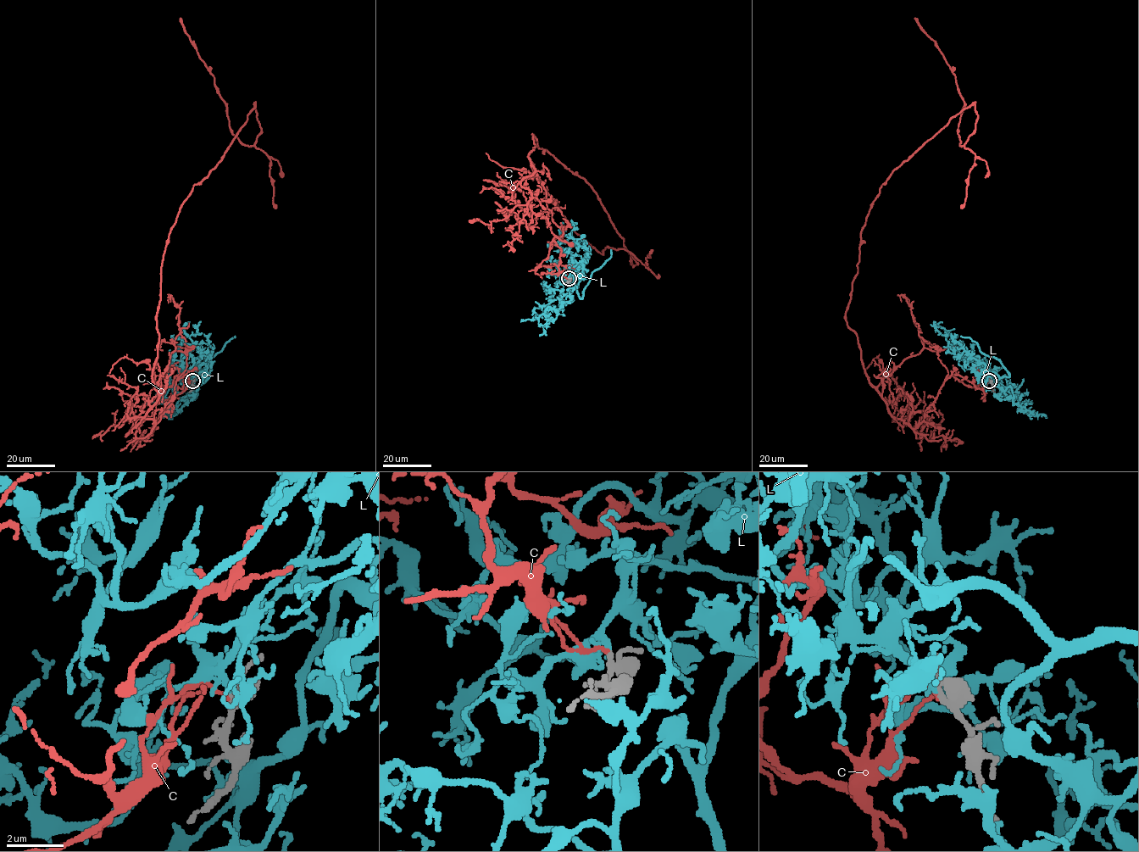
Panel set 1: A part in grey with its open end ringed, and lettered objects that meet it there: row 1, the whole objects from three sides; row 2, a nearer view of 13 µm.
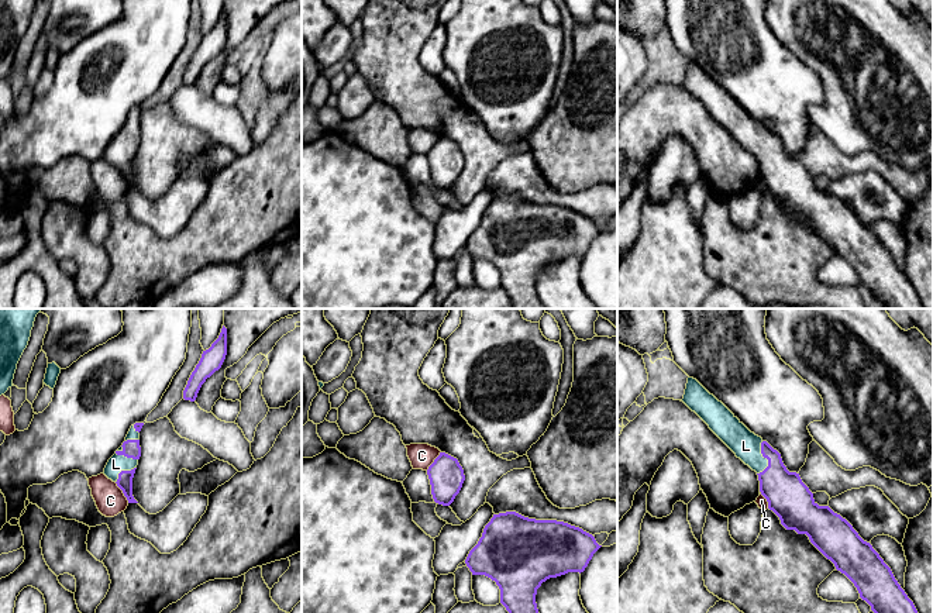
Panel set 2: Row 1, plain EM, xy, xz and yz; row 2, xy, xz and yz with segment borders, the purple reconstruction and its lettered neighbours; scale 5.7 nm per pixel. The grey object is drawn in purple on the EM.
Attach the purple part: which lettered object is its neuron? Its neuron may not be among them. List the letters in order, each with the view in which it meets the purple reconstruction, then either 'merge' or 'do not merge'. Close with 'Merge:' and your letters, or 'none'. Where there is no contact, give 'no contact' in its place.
C: contact in xy; do not merge
L: contact in yz; merge
Merge: L

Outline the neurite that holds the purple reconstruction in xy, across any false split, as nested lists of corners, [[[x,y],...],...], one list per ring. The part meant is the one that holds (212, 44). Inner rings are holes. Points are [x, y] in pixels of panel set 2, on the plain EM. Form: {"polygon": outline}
{"polygon": [[[223,10],[218,23],[211,28],[211,31],[203,35],[199,48],[192,56],[187,69],[183,75],[183,83],[194,86],[202,69],[210,62],[216,55],[218,55],[227,39],[227,13]]]}

